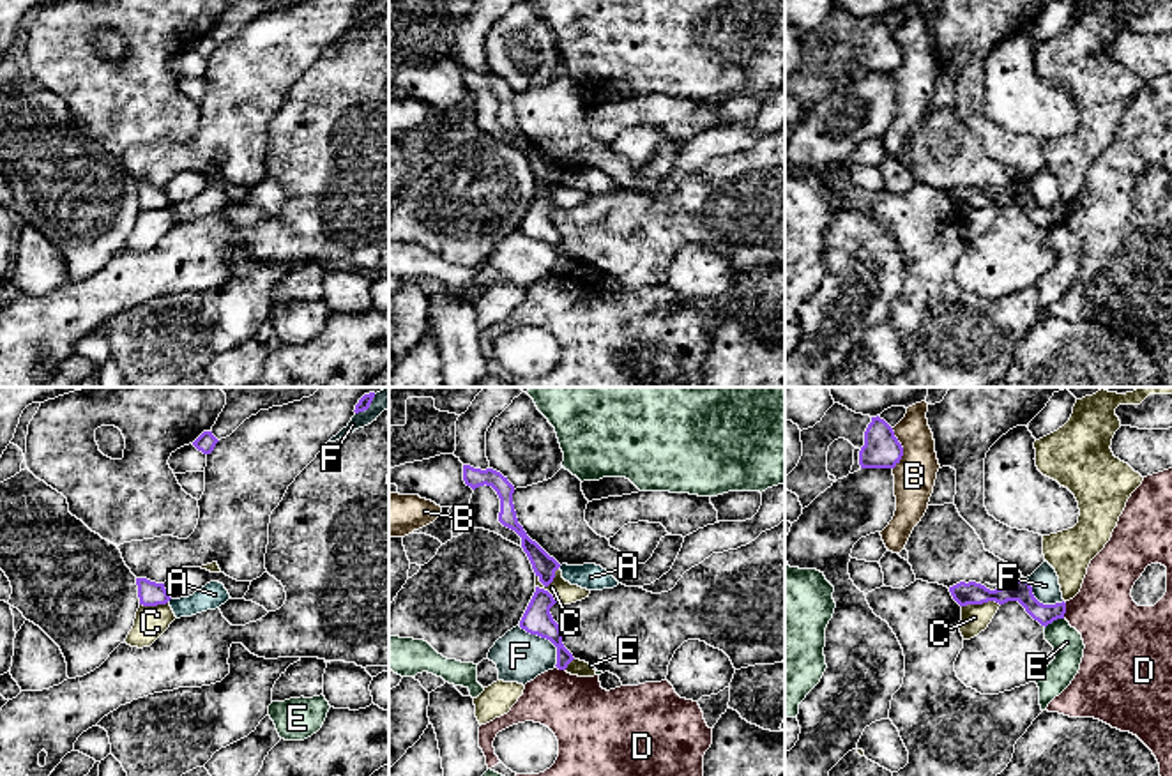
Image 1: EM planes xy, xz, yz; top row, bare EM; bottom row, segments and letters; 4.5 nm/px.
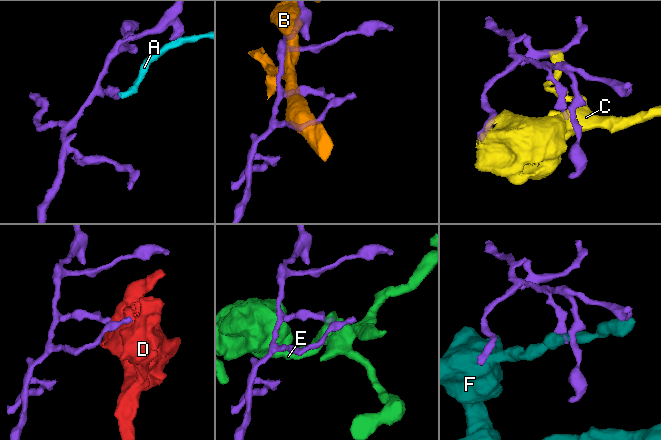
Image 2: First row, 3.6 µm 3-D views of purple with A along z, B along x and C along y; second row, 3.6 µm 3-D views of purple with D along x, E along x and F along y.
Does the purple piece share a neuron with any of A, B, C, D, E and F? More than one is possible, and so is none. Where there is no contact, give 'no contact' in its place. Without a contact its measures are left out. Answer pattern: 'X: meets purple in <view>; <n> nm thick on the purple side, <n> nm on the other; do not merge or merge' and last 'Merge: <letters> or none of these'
A: meets purple in xy; 110 nm thick on the purple side, 120 nm on the other; do not merge
B: meets purple in yz; 170 nm thick on the purple side, 190 nm on the other; do not merge
C: meets purple in xz; 110 nm thick on the purple side, 100 nm on the other; do not merge
D: meets purple in yz; 100 nm thick on the purple side, 300 nm on the other; do not merge
E: meets purple in yz; 100 nm thick on the purple side, 140 nm on the other; do not merge
F: meets purple in xz; 130 nm thick on the purple side, 220 nm on the other; do not merge
Merge: none of these

